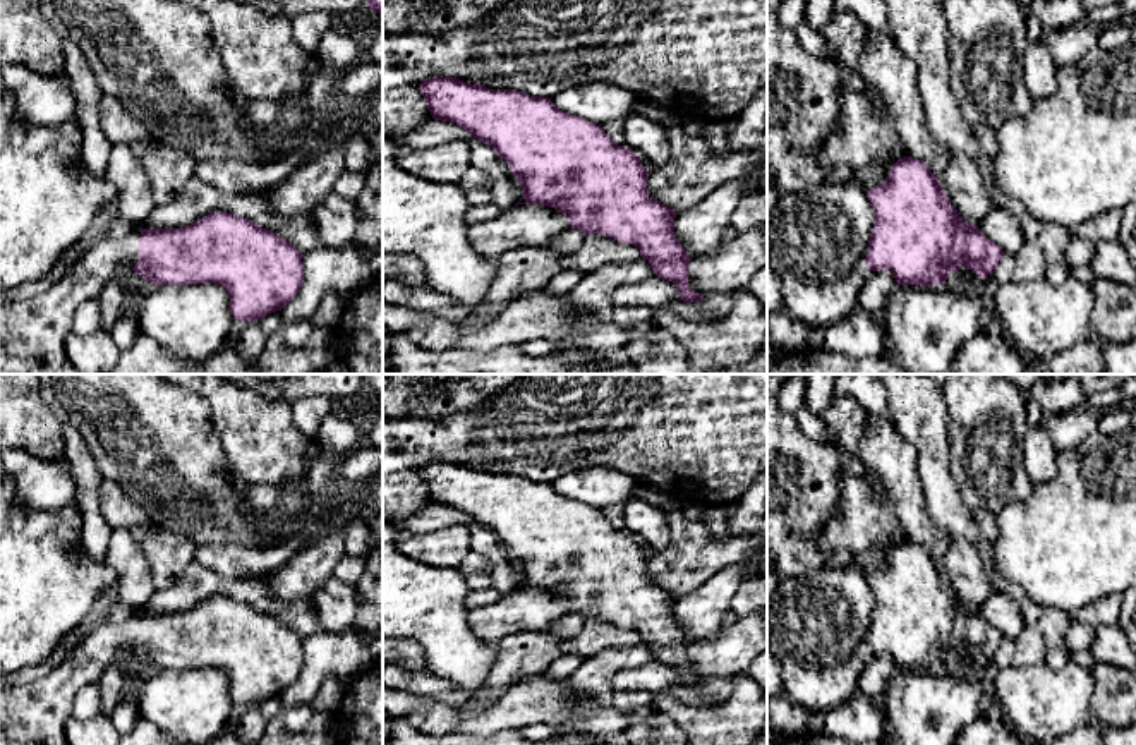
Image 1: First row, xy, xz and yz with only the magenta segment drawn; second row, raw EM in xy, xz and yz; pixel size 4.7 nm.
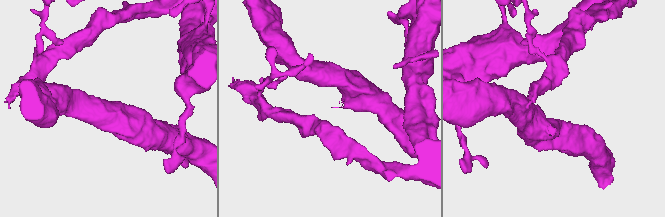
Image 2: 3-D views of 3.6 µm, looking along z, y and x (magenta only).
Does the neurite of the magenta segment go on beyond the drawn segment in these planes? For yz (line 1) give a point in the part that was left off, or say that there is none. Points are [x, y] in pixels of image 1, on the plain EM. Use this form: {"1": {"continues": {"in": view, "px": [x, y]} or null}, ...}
{"1": {"continues": null}}

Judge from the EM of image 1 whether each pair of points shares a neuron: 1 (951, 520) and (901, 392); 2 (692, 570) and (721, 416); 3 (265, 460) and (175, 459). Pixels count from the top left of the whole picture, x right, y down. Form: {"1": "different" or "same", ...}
{"1": "same", "2": "different", "3": "different"}

